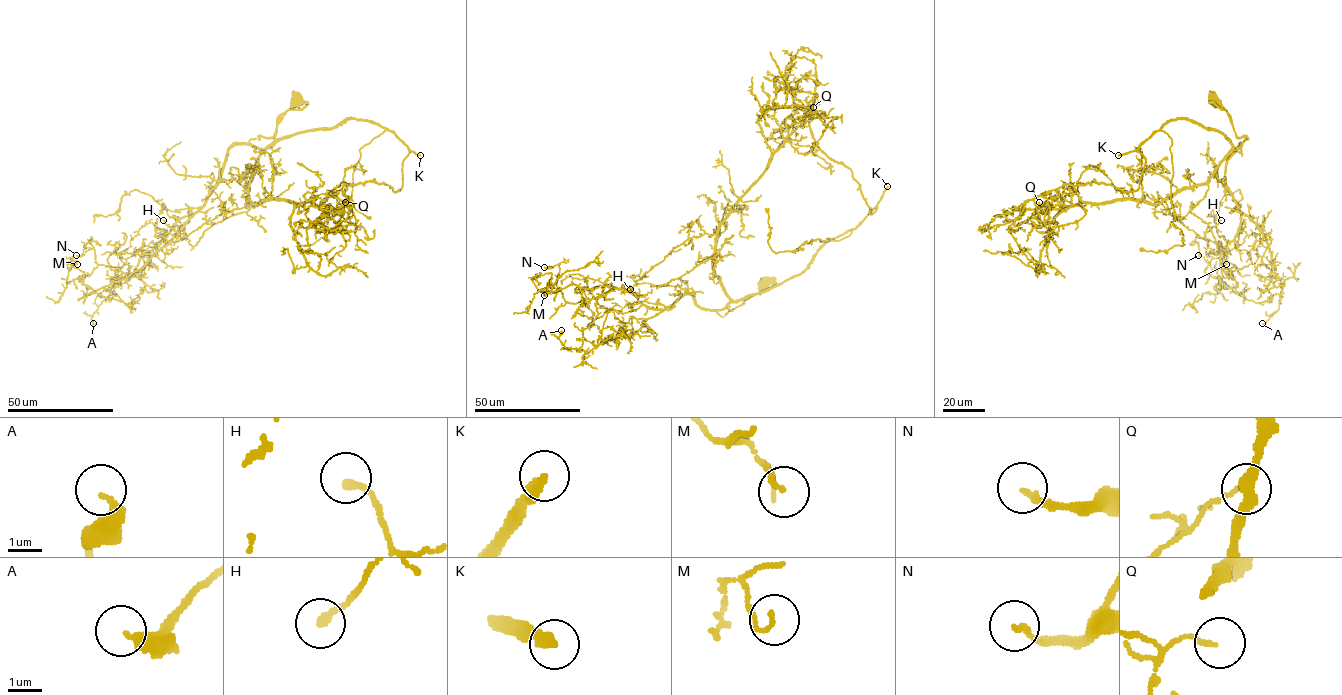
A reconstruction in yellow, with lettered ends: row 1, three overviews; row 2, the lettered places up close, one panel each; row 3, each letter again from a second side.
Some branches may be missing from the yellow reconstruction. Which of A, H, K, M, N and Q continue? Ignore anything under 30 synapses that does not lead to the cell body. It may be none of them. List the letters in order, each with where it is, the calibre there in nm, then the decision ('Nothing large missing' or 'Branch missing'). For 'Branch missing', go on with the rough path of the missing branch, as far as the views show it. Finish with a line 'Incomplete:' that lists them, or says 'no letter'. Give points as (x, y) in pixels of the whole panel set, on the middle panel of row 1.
A: Place: (561, 330). Thickness 280 nm. Nothing large missing
H: Place: (630, 289). Thickness 200 nm. Nothing large missing
K: Place: (887, 186). Thickness 360 nm. Branch missing
M: Place: (544, 295). Thickness 130 nm. Nothing large missing
N: Place: (544, 267). Thickness 190 nm. Nothing large missing
Q: Place: (813, 107). Thickness 100 nm. Nothing large missing
Incomplete: K

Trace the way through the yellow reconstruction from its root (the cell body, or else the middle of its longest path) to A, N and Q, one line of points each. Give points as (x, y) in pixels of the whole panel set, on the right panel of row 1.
A: (1213, 100), (1236, 137), (1248, 138), (1227, 160), (1225, 185), (1260, 226), (1285, 280), (1279, 308), (1262, 323)
N: (1213, 100), (1248, 138), (1225, 171), (1240, 225), (1220, 255), (1230, 274), (1217, 242), (1196, 237), (1198, 255)
Q: (1213, 100), (1227, 111), (1236, 137), (1248, 138), (1206, 182), (1160, 203), (1112, 199), (1041, 209), (1039, 202)

